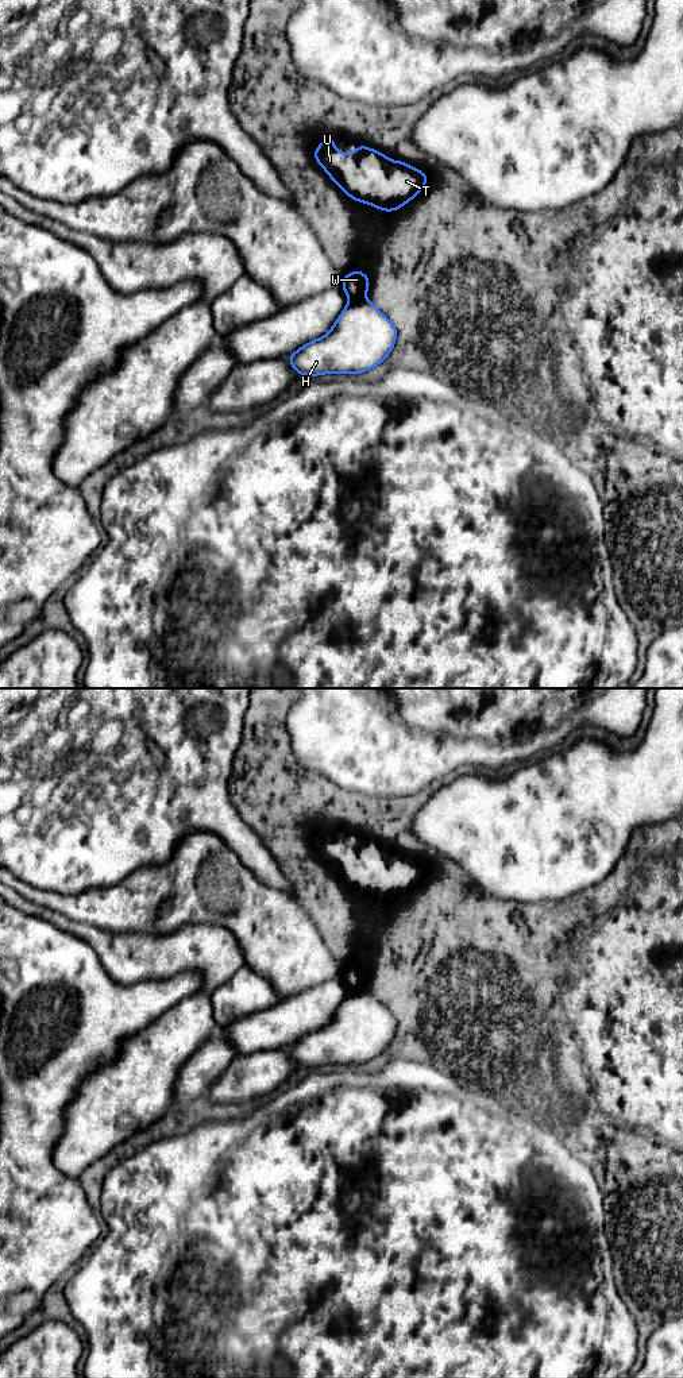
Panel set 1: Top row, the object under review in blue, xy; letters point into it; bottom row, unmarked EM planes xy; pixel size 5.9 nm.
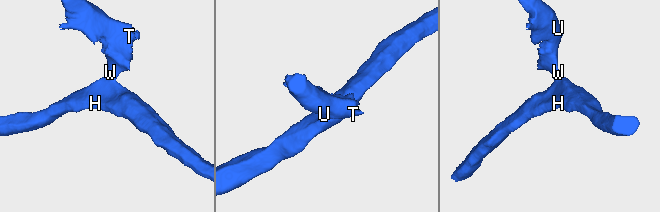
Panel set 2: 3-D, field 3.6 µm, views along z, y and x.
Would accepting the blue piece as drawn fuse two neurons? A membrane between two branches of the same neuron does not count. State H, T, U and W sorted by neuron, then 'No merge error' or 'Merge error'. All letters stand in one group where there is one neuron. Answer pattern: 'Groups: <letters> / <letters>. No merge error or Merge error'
Groups: H / T U W. Merge error

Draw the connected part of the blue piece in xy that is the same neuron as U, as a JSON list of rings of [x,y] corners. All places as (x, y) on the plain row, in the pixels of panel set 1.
[[[329,827],[313,841],[316,853],[329,865],[332,873],[358,893],[366,893],[386,903],[398,902],[421,884],[428,873],[422,861],[417,861],[400,850],[393,853],[382,844],[362,835],[355,839],[354,845],[342,845],[333,834],[335,829]]]

